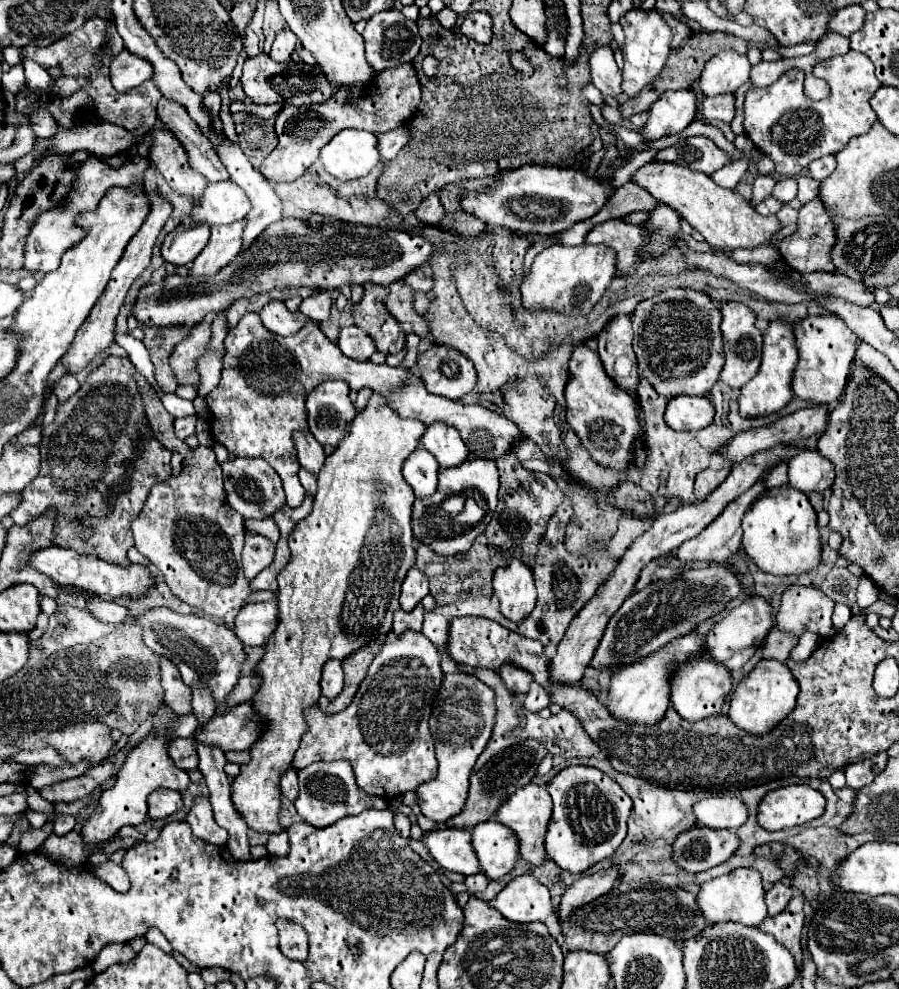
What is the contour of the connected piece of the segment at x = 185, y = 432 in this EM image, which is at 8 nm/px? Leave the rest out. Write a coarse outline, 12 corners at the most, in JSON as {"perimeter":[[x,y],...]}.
{"perimeter":[[194,417],[174,421],[174,431],[178,439],[186,439],[194,433]]}

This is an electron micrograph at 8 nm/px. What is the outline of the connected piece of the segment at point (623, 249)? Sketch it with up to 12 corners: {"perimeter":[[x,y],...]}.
{"perimeter":[[610,219],[586,235],[586,243],[614,249],[618,273],[640,261],[642,227]]}

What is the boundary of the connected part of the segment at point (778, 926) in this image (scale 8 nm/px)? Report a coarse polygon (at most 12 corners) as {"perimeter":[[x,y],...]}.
{"perimeter":[[792,897],[786,911],[760,929],[784,945],[802,967],[800,931],[804,899]]}

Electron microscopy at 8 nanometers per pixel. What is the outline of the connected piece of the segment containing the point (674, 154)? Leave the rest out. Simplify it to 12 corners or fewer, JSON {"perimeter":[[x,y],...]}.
{"perimeter":[[706,137],[680,139],[656,161],[712,175],[734,159]]}

